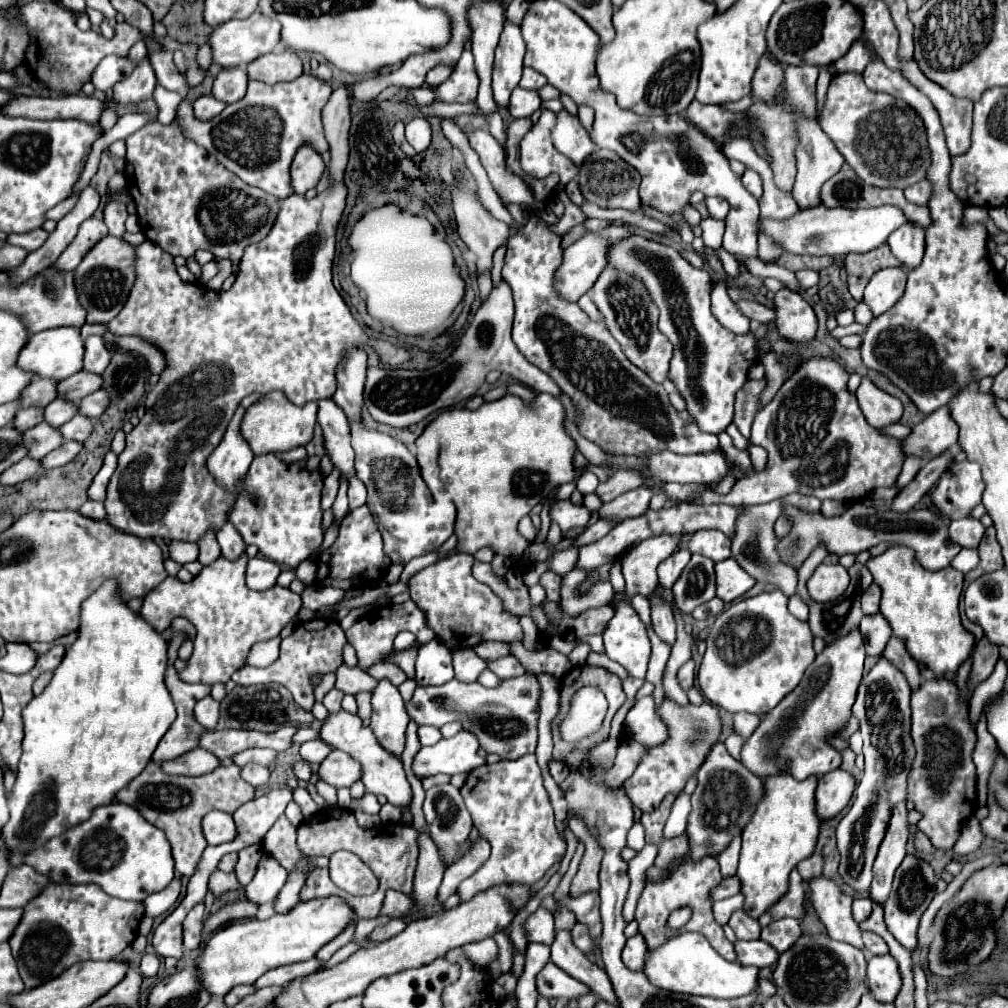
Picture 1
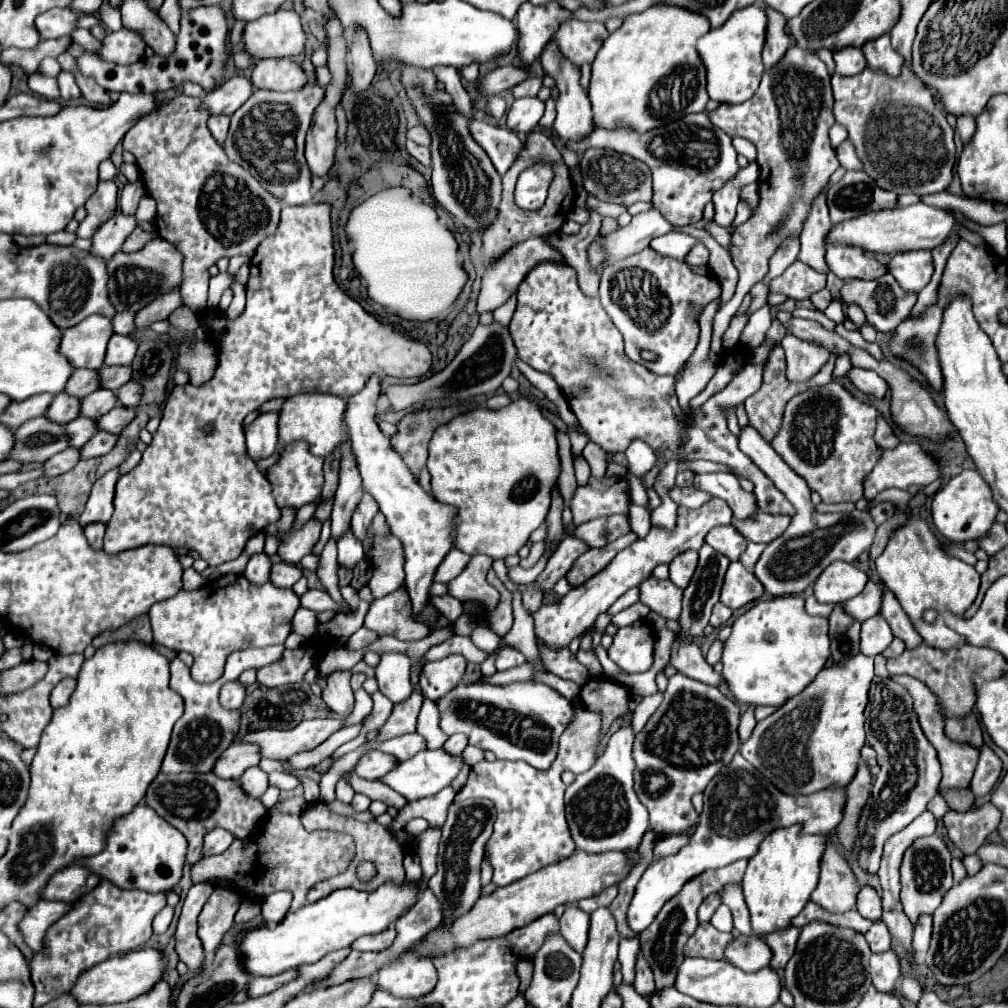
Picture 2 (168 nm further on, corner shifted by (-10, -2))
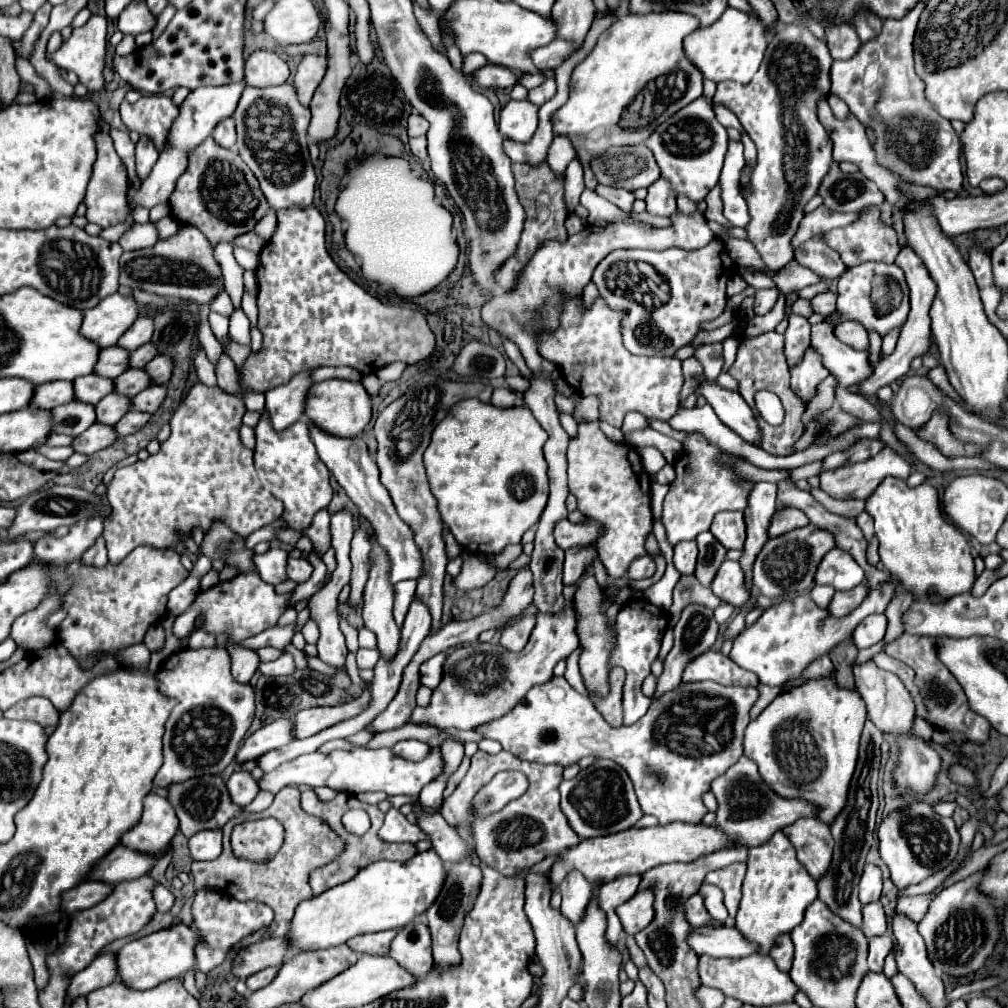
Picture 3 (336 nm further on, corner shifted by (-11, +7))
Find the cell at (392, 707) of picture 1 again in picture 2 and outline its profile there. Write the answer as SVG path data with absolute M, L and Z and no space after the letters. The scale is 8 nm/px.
M395 651L381 653L381 661L375 667L375 679L379 681L379 691L387 699L391 699L391 703L405 701L413 691L409 673L411 673L411 659L407 655Z

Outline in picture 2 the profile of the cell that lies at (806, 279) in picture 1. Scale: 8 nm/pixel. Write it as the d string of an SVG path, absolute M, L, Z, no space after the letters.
M795 261L783 275L769 283L771 293L783 293L789 299L809 299L813 293L825 287L825 275L813 271L809 265Z

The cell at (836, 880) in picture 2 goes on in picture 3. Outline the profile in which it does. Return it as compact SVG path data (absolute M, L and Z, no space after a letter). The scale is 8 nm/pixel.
M802 818L794 826L782 830L798 850L798 860L810 872L814 880L820 880L832 862L834 838L830 834L830 824L818 818Z

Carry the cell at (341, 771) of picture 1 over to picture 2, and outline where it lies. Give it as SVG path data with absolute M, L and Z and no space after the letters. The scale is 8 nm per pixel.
M371 751L359 759L359 763L355 765L355 773L363 779L375 781L381 775L389 773L393 767L397 767L397 763L399 759L395 755L389 755L383 751Z

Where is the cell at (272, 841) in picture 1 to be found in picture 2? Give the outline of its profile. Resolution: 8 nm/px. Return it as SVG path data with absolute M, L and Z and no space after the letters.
M279 803L269 811L265 825L247 839L235 839L231 847L213 857L203 857L191 867L193 883L221 881L231 885L245 897L267 897L277 891L291 891L291 911L301 909L307 903L307 891L323 879L335 877L349 867L355 855L355 843L349 835L337 831L307 831L301 825L299 815L279 811Z

